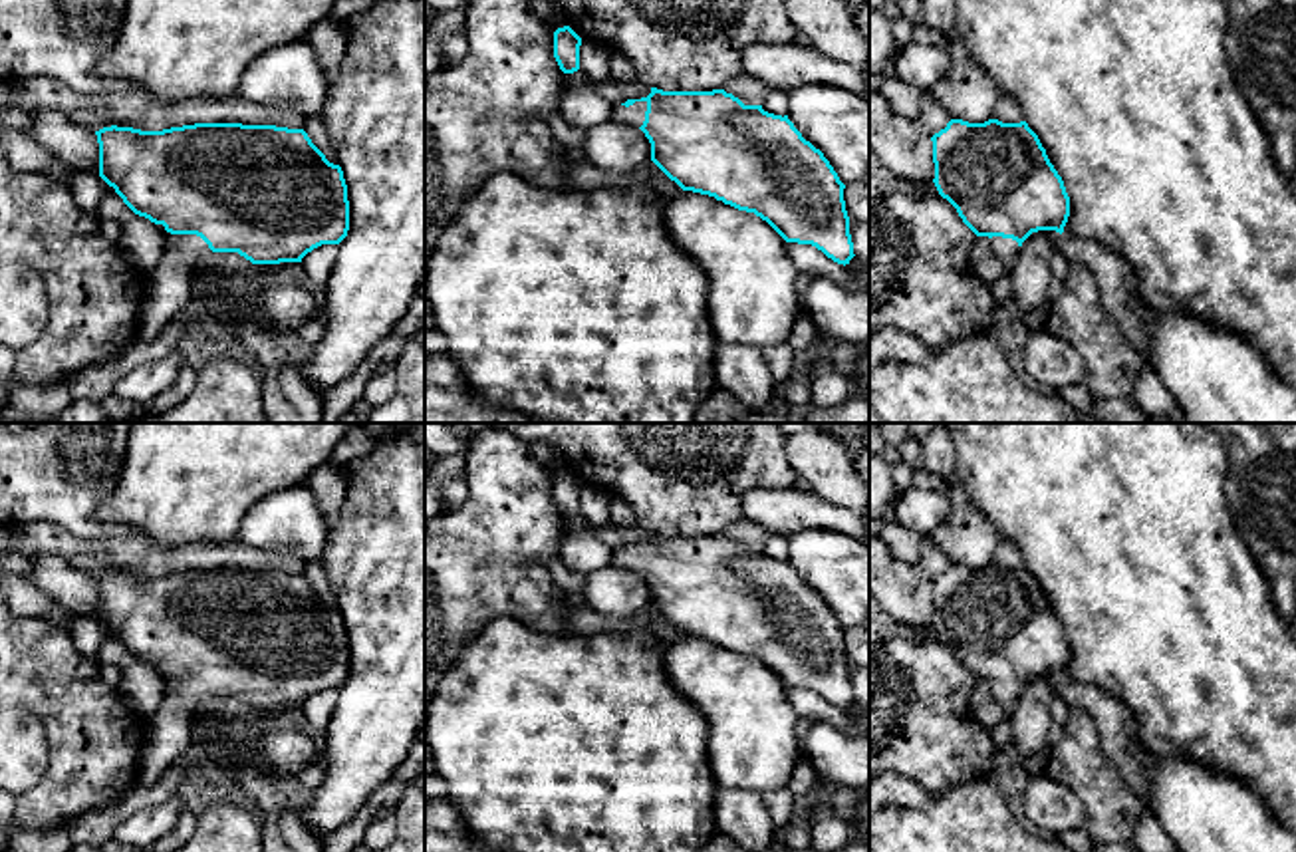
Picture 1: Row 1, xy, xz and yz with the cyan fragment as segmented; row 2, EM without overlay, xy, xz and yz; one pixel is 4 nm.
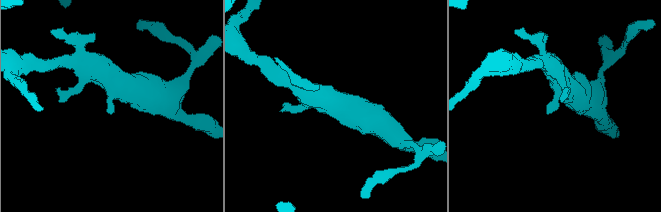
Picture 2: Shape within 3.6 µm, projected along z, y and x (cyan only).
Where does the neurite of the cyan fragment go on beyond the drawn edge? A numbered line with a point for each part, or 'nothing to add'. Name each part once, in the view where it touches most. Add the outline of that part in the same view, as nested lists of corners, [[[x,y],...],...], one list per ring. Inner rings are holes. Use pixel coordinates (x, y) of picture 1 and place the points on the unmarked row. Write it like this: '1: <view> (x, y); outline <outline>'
1: xz (634, 559); outline [[[635,546],[633,550],[617,550],[615,562],[633,572],[641,572],[645,566],[647,546]]]

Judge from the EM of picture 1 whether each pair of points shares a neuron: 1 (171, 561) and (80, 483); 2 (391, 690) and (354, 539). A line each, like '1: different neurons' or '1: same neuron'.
1: different neurons
2: same neuron

